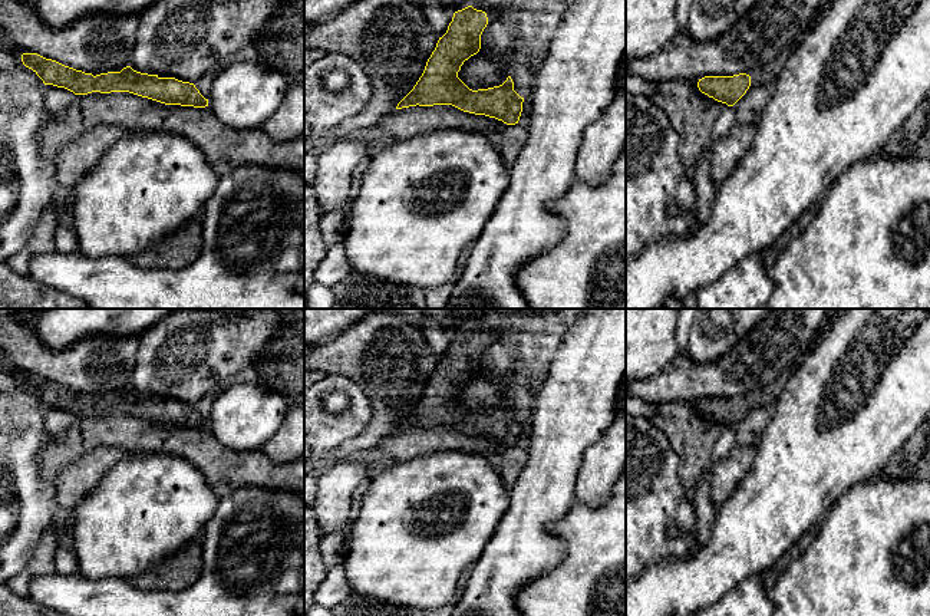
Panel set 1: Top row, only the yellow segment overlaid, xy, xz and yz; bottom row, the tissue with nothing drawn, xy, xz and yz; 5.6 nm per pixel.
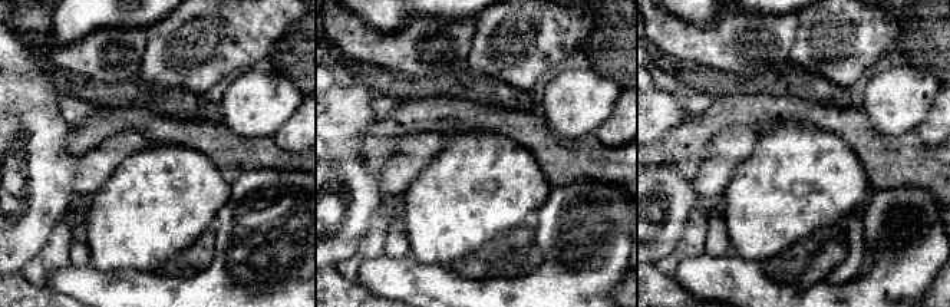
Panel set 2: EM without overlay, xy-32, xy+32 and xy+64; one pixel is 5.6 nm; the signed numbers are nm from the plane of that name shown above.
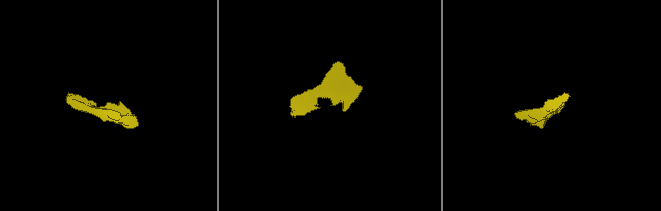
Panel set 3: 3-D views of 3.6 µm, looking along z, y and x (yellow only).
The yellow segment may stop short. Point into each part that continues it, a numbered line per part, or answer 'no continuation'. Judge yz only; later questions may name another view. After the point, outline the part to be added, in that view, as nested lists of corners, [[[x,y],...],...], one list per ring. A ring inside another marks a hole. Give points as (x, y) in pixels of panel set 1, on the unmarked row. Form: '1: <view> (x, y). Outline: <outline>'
1: yz (765, 397). Outline: [[[788,366],[772,382],[749,391],[746,396],[751,398],[751,408],[765,408],[772,412],[794,372],[795,369]]]

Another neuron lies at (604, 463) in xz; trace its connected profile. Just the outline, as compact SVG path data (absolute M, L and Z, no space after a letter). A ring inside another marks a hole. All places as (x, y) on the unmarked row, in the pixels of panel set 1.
M617 412L603 438L584 452L576 482L576 500L590 507L604 504L626 472L626 414Z

